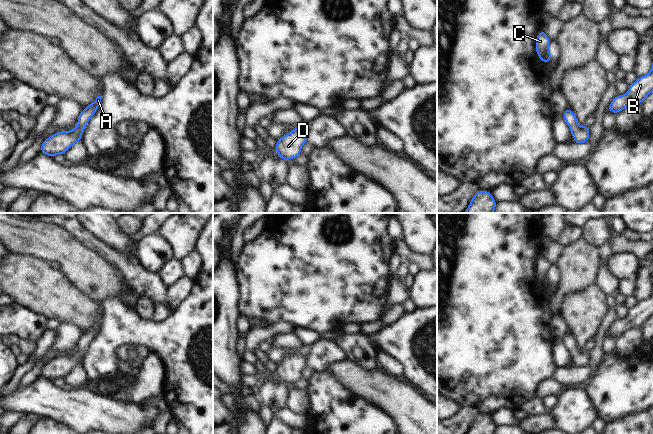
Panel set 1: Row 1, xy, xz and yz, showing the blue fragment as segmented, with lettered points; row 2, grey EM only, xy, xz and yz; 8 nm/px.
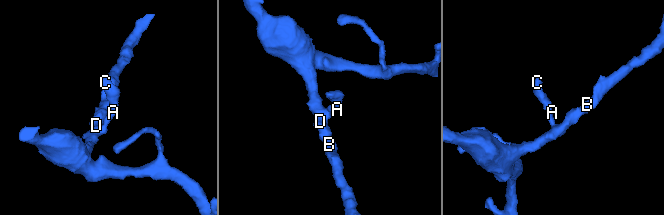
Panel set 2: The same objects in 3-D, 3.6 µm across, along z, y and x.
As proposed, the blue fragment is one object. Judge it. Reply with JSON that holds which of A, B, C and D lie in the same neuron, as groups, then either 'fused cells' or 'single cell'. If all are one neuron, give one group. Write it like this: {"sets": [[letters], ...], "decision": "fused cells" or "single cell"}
{"sets": [["A", "B", "C", "D"]], "decision": "single cell"}

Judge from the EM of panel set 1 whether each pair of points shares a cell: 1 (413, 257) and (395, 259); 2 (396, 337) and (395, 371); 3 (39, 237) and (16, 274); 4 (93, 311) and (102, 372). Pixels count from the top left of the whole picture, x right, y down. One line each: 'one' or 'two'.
1: two
2: two
3: two
4: two

